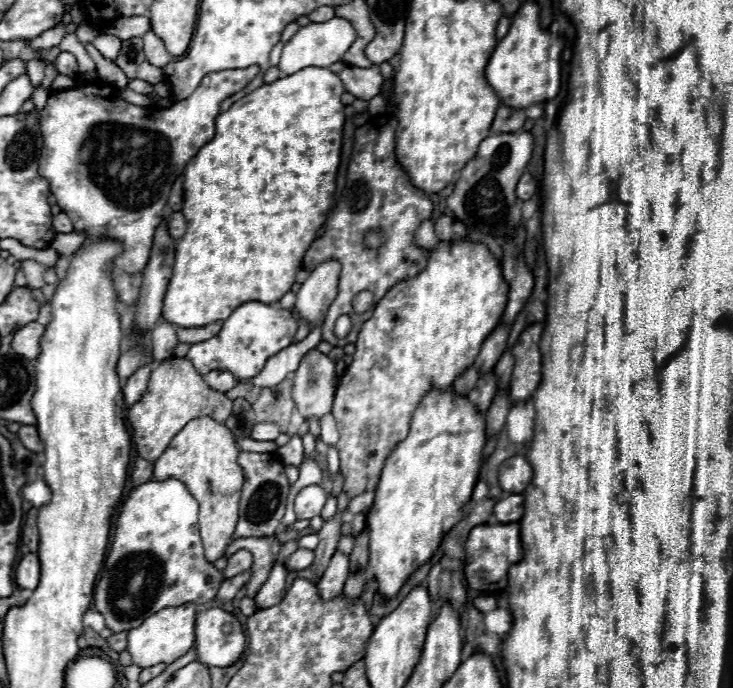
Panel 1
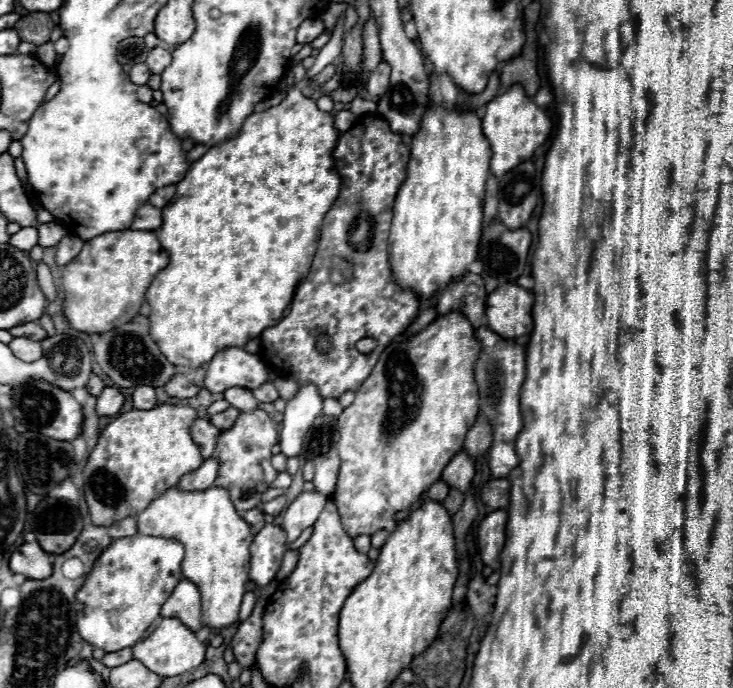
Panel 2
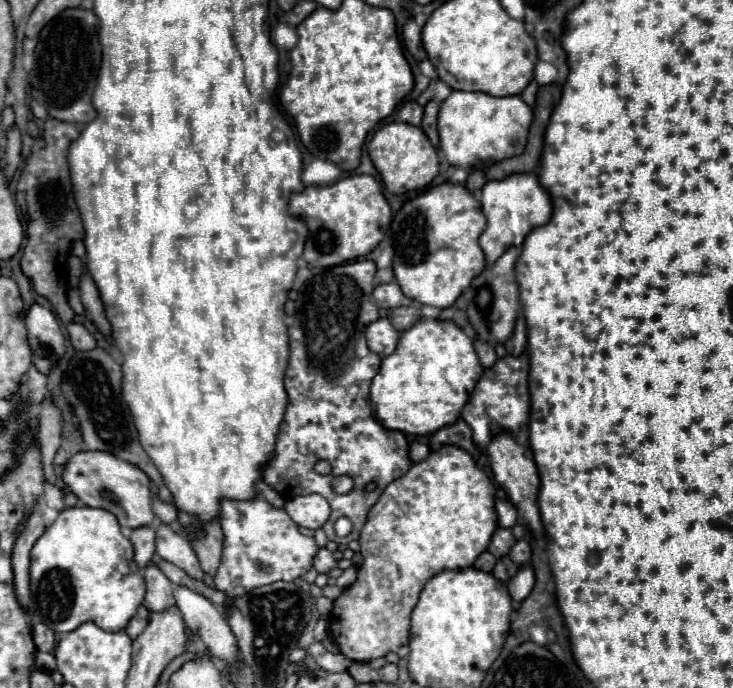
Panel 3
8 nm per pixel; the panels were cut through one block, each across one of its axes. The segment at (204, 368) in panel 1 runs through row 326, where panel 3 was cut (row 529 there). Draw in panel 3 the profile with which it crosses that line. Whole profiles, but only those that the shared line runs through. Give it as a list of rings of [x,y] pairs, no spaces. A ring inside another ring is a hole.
[[[260,494],[252,500],[220,500],[218,522],[224,532],[224,542],[220,566],[212,580],[228,596],[242,596],[268,582],[290,582],[312,566],[318,552],[314,538],[300,534],[284,508],[274,508]]]

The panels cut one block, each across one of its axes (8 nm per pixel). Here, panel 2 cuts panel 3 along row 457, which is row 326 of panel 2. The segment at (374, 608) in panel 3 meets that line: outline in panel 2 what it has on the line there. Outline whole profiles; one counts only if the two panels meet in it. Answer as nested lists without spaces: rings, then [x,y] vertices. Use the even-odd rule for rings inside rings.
[[[448,312],[448,316],[436,318],[428,328],[424,328],[420,334],[412,336],[410,340],[400,342],[400,344],[392,342],[380,354],[380,358],[378,358],[372,374],[368,376],[368,380],[358,388],[356,400],[352,402],[352,406],[348,406],[338,416],[338,432],[340,432],[338,452],[340,452],[340,458],[342,458],[342,466],[340,466],[340,476],[338,476],[338,484],[336,484],[336,492],[334,492],[334,502],[338,506],[342,526],[344,526],[346,534],[350,538],[356,538],[356,536],[362,536],[362,534],[372,536],[378,530],[394,532],[396,524],[398,524],[394,514],[400,512],[400,510],[408,510],[434,482],[438,482],[440,476],[442,476],[442,470],[462,450],[464,438],[478,418],[478,388],[476,388],[476,382],[474,382],[474,376],[472,376],[472,364],[476,362],[476,352],[480,352],[480,344],[476,344],[476,338],[472,336],[472,332],[474,332],[474,328],[468,324],[468,320],[464,320],[464,316],[460,316],[460,312]]]

